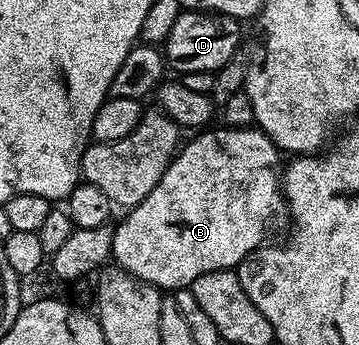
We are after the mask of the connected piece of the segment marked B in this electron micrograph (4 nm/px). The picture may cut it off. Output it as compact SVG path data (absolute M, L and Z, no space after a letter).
M214 128L206 129L204 132L190 137L193 139L191 139L189 143L186 141L184 145L178 149L177 153L173 156L173 161L170 162L169 167L163 172L159 184L155 184L155 188L151 188L151 192L147 192L147 196L144 200L126 213L129 215L127 215L121 223L116 223L113 231L112 261L116 263L116 265L122 266L131 276L135 276L144 282L150 282L152 286L156 286L165 292L176 292L192 287L193 282L199 280L199 276L203 276L207 272L234 269L252 250L258 249L258 247L266 241L265 229L268 228L269 221L273 218L273 213L284 215L287 210L283 197L283 186L279 181L279 170L276 170L277 157L279 157L277 145L259 128L213 129Z

